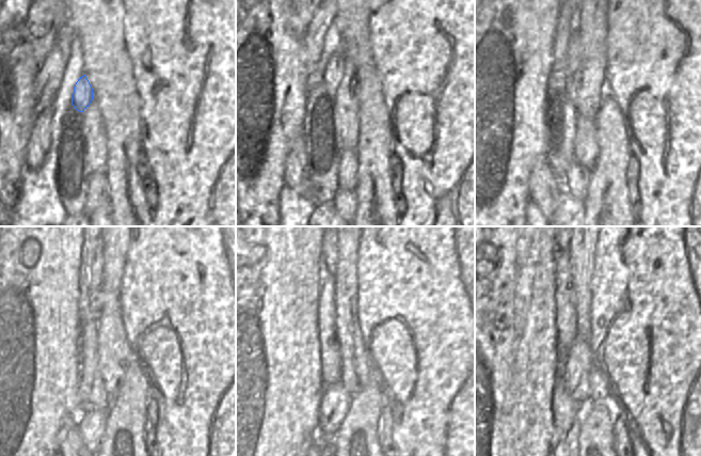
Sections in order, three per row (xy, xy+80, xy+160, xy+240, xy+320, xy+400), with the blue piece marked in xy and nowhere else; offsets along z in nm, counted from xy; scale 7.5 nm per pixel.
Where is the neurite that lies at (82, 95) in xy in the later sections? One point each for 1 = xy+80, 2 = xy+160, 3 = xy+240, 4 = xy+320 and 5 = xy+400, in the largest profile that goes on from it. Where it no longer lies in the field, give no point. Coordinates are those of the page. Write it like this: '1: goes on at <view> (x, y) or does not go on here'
1: goes on at xy+80 (333, 73)
2: goes on at xy+160 (574, 47)
3: goes on at xy+240 (96, 276)
4: goes on at xy+320 (329, 248)
5: goes on at xy+400 (561, 248)

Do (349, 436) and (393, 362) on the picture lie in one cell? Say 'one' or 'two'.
two

